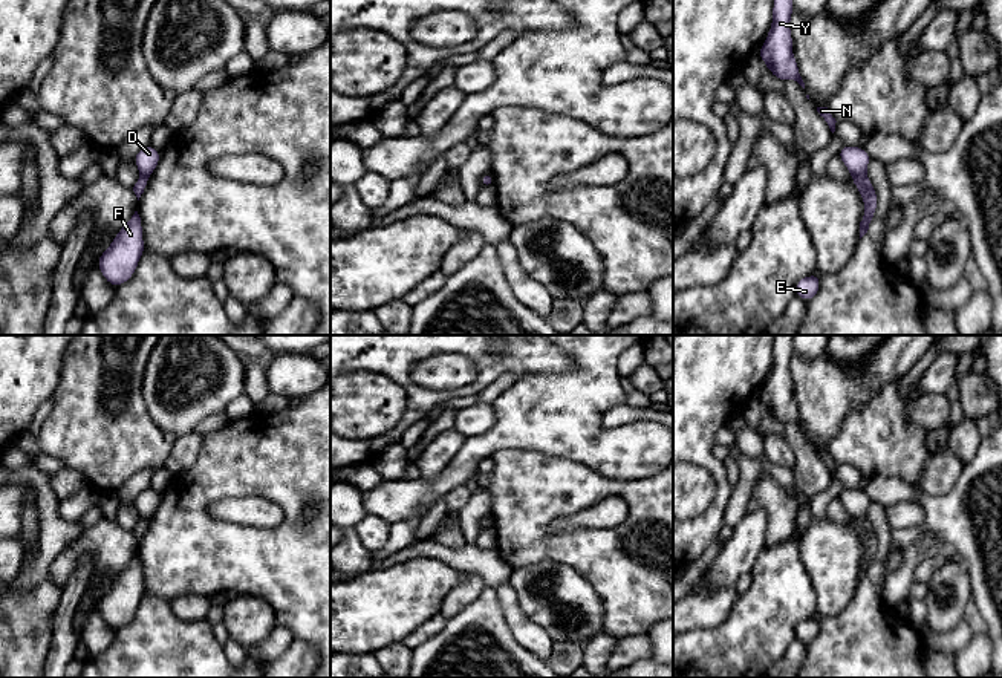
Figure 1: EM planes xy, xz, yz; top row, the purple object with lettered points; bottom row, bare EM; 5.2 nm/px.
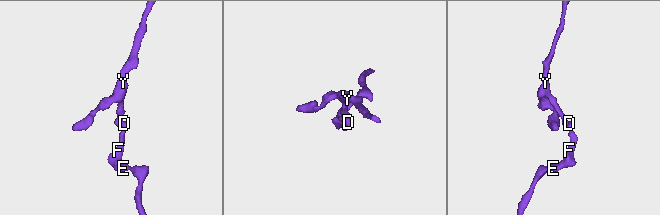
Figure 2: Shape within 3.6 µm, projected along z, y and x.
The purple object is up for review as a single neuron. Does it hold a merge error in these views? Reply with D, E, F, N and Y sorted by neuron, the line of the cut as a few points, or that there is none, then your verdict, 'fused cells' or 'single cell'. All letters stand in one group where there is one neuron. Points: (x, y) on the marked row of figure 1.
D N Y / E F; cut in yz along (865, 175), (852, 178); fused cells

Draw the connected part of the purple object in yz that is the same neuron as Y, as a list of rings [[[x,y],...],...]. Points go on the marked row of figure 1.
[[[774,0],[771,29],[757,55],[765,61],[766,69],[777,80],[783,81],[789,78],[805,89],[805,83],[792,54],[792,37],[789,28],[792,11],[792,0]]]

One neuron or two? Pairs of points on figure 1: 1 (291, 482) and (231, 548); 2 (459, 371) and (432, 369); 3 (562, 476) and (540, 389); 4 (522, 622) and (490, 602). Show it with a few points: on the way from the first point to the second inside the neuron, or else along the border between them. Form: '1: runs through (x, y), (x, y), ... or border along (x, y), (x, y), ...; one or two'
1: runs through (291, 507), (291, 522), (265, 548), (256, 548); one
2: runs through (453, 371), (438, 371); one
3: border along (522, 449), (568, 456), (585, 462), (591, 469); two
4: border along (494, 589), (504, 620), (517, 642); two

